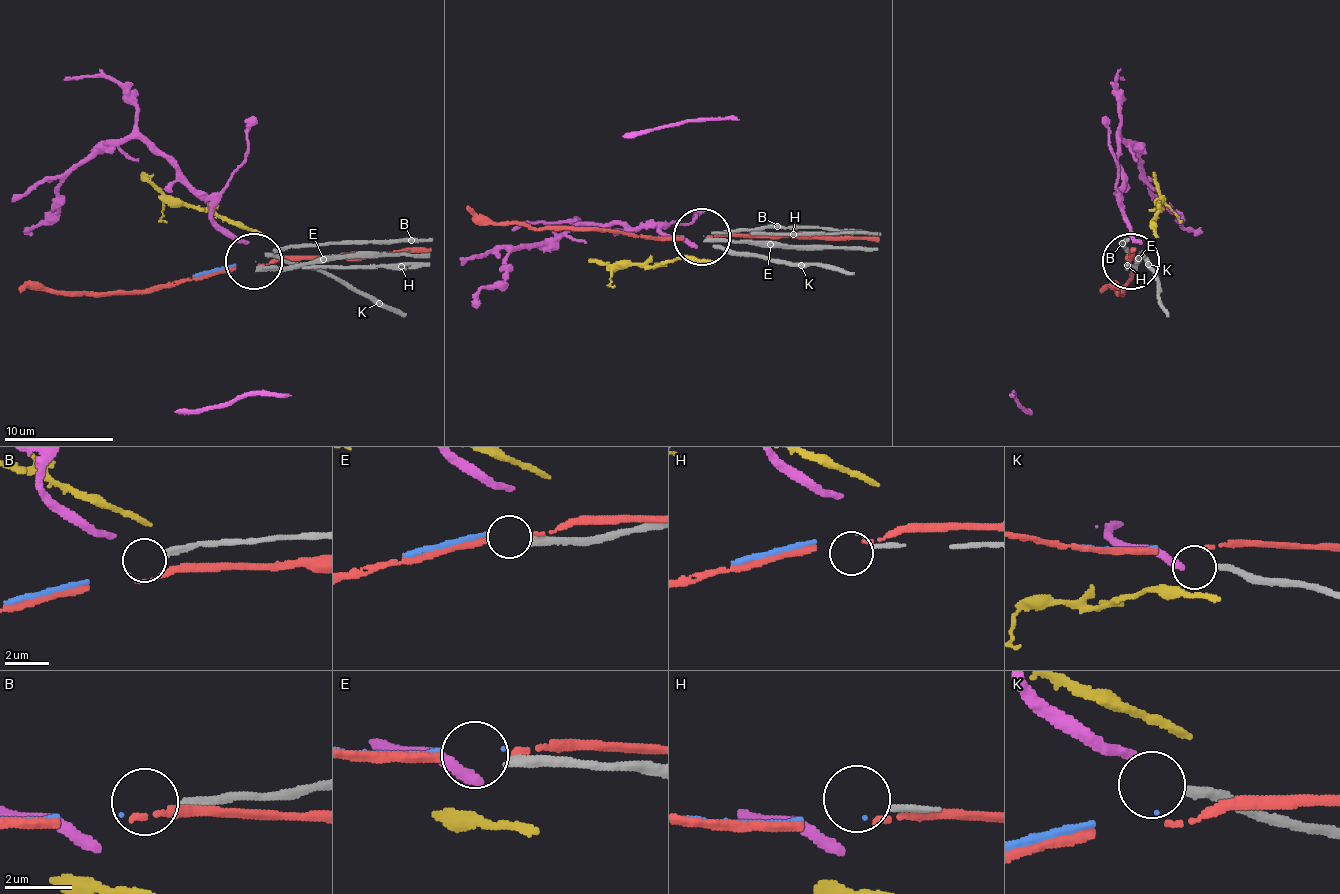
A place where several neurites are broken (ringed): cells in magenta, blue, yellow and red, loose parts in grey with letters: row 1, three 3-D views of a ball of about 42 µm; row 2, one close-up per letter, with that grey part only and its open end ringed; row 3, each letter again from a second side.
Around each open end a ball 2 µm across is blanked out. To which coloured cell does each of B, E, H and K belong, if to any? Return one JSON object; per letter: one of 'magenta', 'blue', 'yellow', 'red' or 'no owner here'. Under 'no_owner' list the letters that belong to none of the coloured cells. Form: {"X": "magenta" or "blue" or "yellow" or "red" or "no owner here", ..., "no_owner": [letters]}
{"B": "blue", "E": "no owner here", "H": "no owner here", "K": "magenta", "no_owner": ["E", "H"]}

